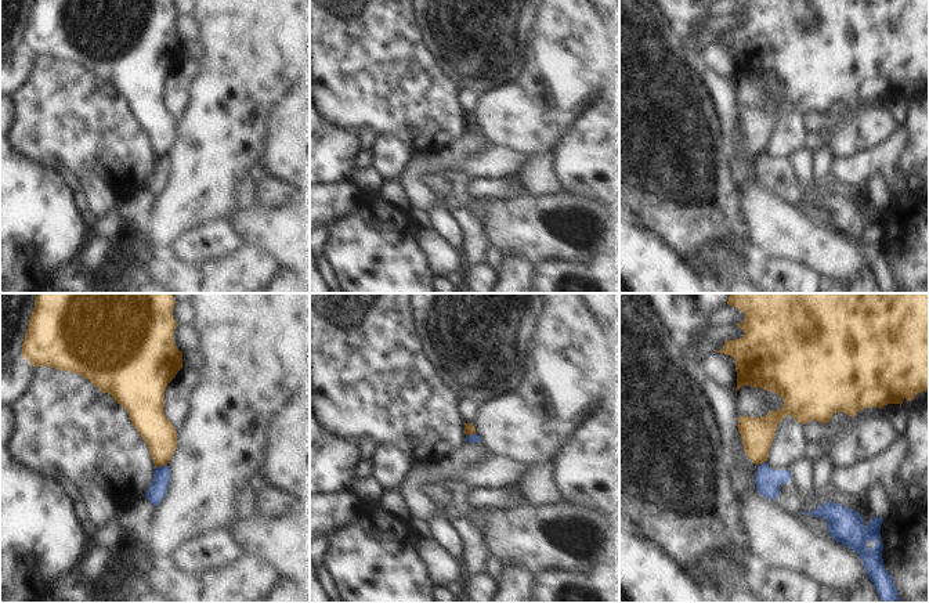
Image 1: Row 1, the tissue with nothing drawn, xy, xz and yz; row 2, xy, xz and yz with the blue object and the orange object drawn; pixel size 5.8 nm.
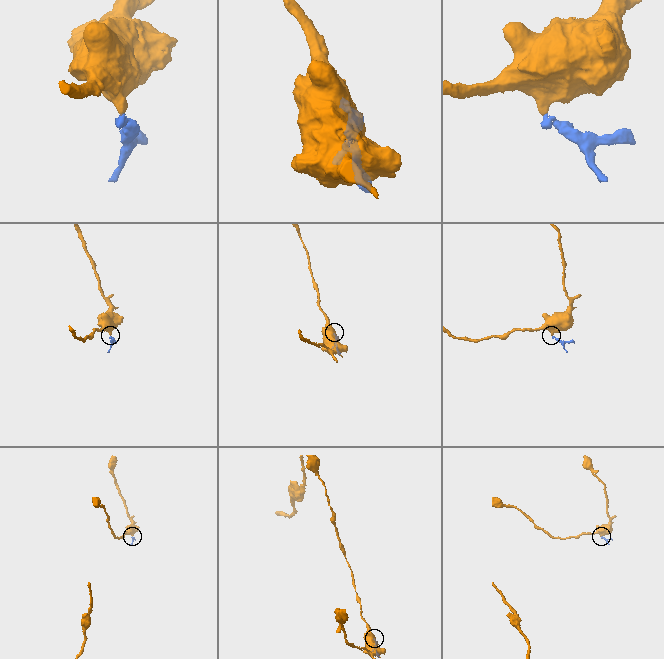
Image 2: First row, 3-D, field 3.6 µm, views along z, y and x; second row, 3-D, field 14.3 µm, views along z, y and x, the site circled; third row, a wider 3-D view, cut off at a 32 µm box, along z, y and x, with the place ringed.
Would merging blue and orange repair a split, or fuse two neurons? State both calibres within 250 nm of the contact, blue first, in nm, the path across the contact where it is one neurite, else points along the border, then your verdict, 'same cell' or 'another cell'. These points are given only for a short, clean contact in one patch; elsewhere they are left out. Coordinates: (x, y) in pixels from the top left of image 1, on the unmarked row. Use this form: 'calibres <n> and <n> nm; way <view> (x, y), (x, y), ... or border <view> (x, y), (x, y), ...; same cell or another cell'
calibres 110 and 190 nm; border xy (166, 154), (156, 158); another cell

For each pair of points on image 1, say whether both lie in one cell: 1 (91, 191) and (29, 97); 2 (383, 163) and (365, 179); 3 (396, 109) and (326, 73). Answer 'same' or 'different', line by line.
1: different
2: different
3: same

